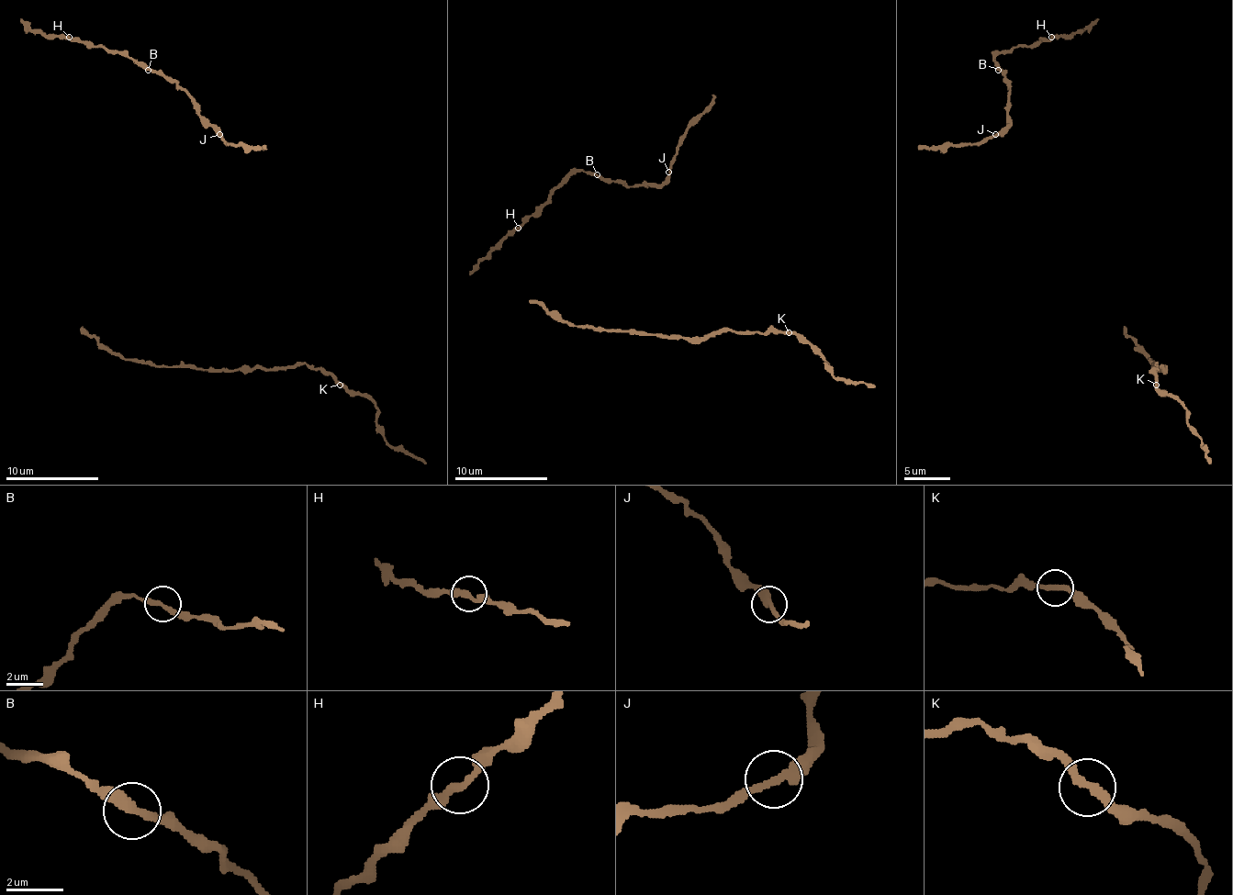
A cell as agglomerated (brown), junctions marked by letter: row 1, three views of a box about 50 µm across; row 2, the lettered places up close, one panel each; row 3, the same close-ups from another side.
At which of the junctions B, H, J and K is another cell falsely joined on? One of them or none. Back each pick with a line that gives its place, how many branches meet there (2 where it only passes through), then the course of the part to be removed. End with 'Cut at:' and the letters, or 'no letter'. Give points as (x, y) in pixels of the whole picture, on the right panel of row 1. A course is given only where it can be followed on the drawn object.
Cut at: no letter

